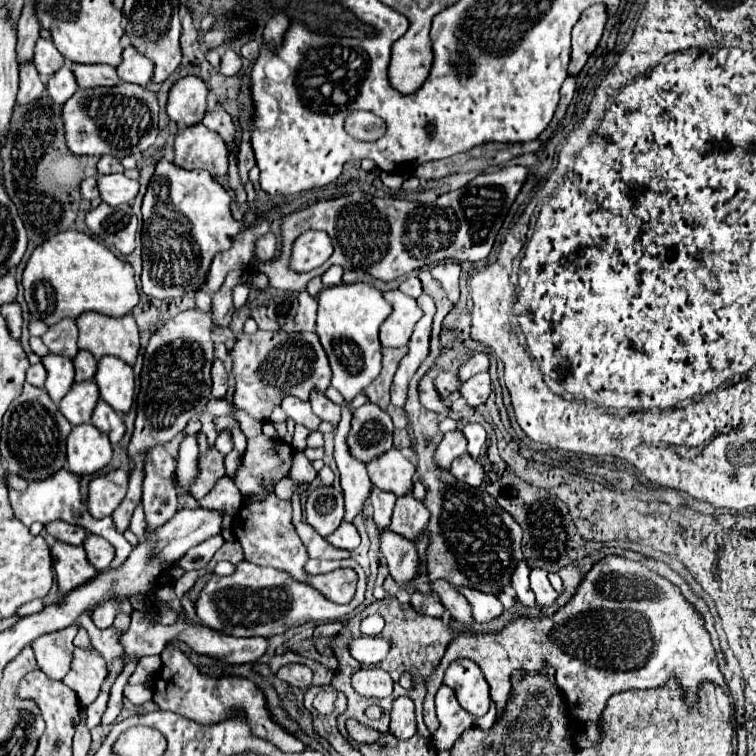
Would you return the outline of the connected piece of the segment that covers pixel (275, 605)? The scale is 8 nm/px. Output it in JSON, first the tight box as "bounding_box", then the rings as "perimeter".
{"bounding_box":[194,559,366,637],"perimeter":[[[352,559],[346,561],[348,561],[346,567],[352,567],[360,577],[356,595],[348,605],[336,605],[332,601],[326,601],[316,589],[310,589],[310,585],[306,583],[294,581],[290,575],[282,573],[280,569],[260,567],[242,561],[236,565],[236,573],[230,577],[212,575],[212,579],[206,583],[198,599],[194,601],[196,615],[206,627],[232,637],[272,637],[276,633],[282,633],[292,627],[300,627],[310,621],[332,621],[332,619],[348,617],[352,609],[356,609],[364,601],[362,593],[366,591],[366,575],[356,561]]]}

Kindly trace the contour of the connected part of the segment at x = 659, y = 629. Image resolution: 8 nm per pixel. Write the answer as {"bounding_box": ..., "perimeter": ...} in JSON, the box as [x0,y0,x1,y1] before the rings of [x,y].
{"bounding_box":[424,557,726,741],"perimeter":[[[606,557],[600,563],[592,567],[592,571],[582,579],[582,585],[570,599],[570,603],[554,613],[552,617],[544,619],[530,619],[530,617],[518,617],[514,619],[502,633],[498,635],[478,635],[478,633],[462,633],[458,635],[450,647],[446,649],[446,655],[442,657],[438,669],[426,683],[428,693],[424,701],[424,723],[430,733],[438,729],[438,719],[434,713],[434,695],[442,685],[442,677],[446,671],[446,665],[452,663],[458,657],[472,659],[484,673],[490,685],[492,701],[496,703],[496,719],[502,719],[502,713],[506,709],[506,701],[510,695],[510,677],[514,671],[522,673],[538,673],[544,671],[548,665],[556,669],[554,679],[556,687],[562,691],[564,701],[568,703],[570,711],[570,725],[572,729],[578,729],[578,725],[585,725],[586,734],[592,734],[592,727],[596,727],[598,721],[598,741],[600,739],[599,719],[608,697],[626,691],[626,689],[654,689],[666,685],[668,679],[676,677],[682,687],[682,697],[688,705],[696,705],[698,691],[702,683],[710,681],[712,685],[718,685],[726,691],[726,681],[718,669],[716,653],[710,643],[710,635],[704,629],[702,617],[696,613],[696,609],[690,607],[690,603],[682,597],[680,589],[674,587],[668,579],[656,575],[654,571],[646,569],[640,563],[628,561],[624,557]]]}

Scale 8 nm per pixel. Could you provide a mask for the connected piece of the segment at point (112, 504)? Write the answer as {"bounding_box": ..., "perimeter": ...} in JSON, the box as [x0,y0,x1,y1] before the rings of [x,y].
{"bounding_box":[88,469,128,519],"perimeter":[[[122,469],[92,479],[88,487],[88,509],[92,517],[102,519],[112,515],[114,509],[122,503],[126,489],[128,489],[128,473]]]}

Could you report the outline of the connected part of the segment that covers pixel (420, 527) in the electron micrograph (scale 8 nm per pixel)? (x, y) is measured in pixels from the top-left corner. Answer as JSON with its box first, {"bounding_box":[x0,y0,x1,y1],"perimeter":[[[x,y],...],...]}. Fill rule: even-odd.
{"bounding_box":[390,495,428,541],"perimeter":[[[412,495],[396,501],[390,531],[414,541],[428,525],[428,509]]]}

